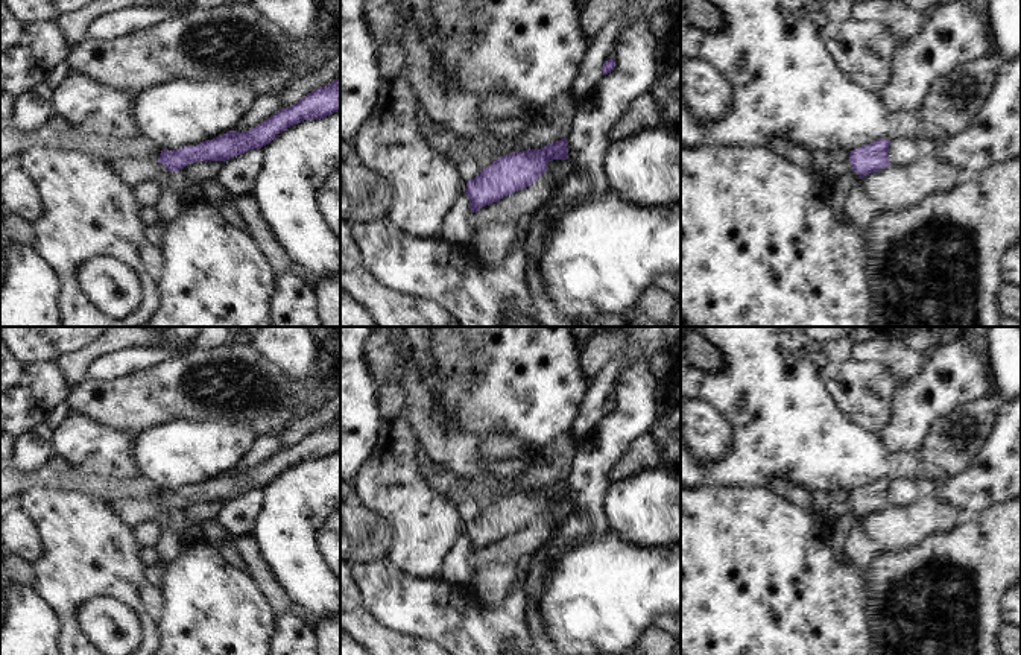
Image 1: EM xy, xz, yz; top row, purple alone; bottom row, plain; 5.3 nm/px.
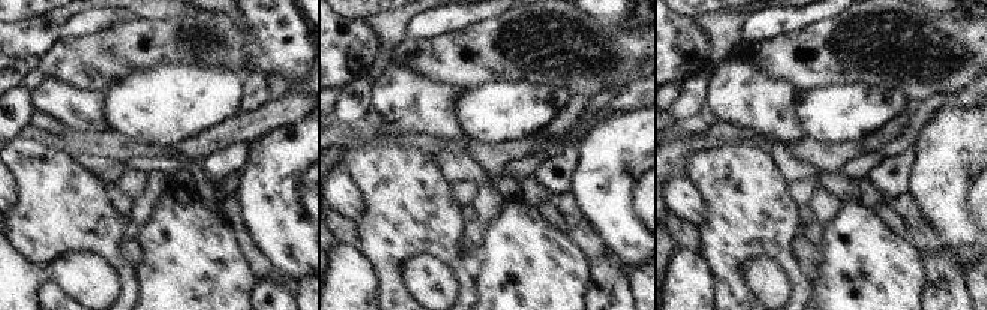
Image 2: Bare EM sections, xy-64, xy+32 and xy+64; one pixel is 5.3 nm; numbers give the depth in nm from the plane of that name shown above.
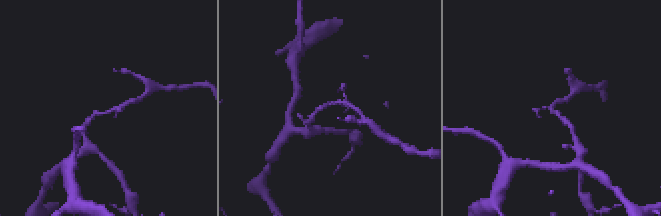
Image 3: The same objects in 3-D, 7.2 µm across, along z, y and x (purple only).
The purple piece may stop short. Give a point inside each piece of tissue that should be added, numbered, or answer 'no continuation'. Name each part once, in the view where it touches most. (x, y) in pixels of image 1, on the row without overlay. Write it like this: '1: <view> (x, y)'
1: xy (178, 523)

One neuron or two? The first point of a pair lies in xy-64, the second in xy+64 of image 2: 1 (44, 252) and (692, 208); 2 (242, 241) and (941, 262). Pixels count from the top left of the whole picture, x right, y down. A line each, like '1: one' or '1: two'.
1: two
2: two

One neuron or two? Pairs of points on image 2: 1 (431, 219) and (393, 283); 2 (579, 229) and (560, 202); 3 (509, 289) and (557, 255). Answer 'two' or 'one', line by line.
1: one
2: one
3: one

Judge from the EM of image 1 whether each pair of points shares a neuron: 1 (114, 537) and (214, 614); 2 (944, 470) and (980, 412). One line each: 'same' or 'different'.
1: different
2: same

